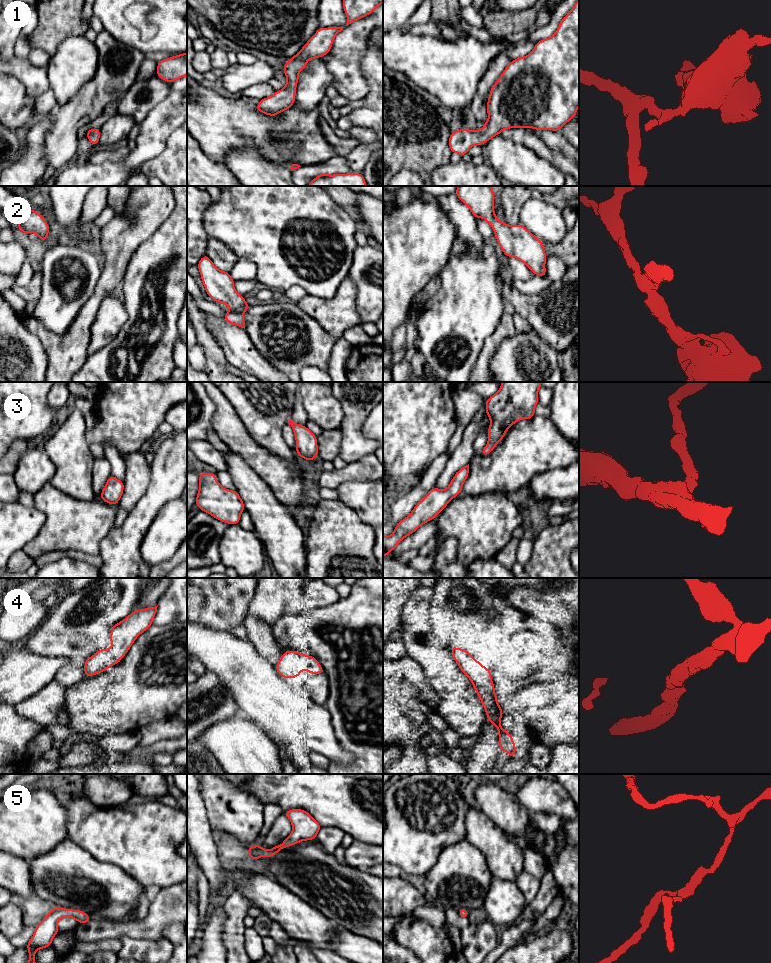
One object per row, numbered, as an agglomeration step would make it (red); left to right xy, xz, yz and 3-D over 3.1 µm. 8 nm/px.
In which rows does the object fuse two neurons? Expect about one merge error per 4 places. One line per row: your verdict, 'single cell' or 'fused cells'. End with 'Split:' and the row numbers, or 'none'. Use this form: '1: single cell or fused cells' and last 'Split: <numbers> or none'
1: single cell
2: single cell
3: single cell
4: single cell
5: single cell
Split: none

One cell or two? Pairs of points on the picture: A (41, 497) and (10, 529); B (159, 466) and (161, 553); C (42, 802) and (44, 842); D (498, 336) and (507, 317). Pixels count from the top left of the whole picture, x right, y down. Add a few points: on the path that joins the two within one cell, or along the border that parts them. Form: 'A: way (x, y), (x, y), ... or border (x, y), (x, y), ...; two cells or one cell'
A: border (35, 507), (45, 515), (45, 522), (40, 531); two cells
B: border (176, 498), (168, 501), (159, 510), (147, 529); two cells
C: way (42, 812), (42, 832); one cell
D: way (502, 331), (506, 327), (506, 322); one cell

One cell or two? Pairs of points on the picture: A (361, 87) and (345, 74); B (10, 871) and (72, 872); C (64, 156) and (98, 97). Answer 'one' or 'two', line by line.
A: one
B: two
C: one

